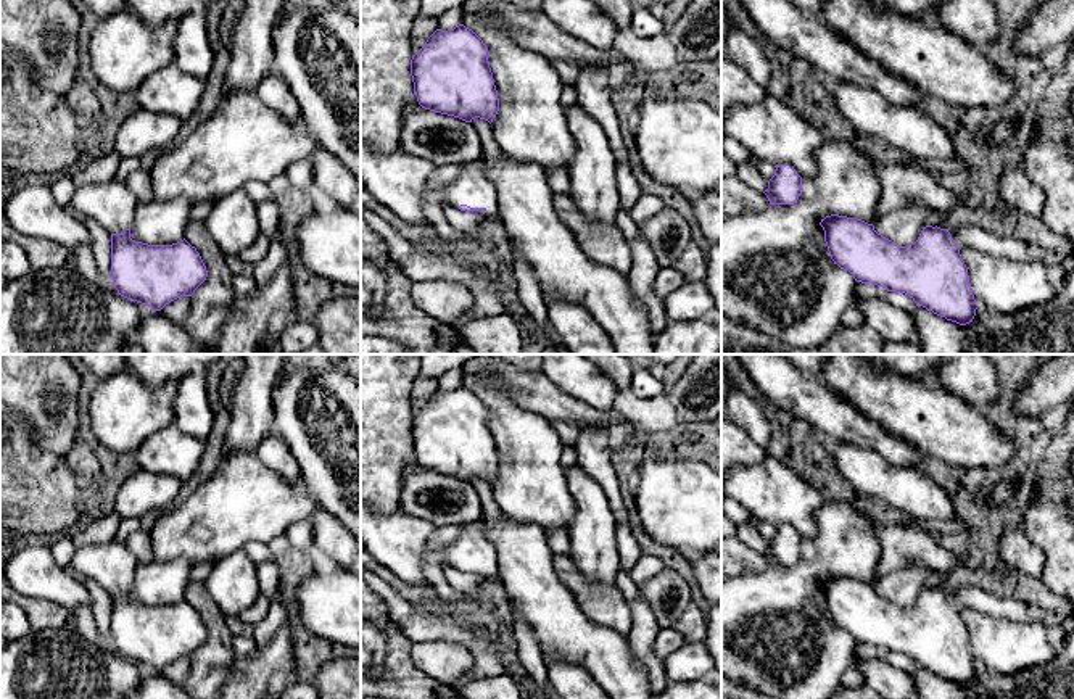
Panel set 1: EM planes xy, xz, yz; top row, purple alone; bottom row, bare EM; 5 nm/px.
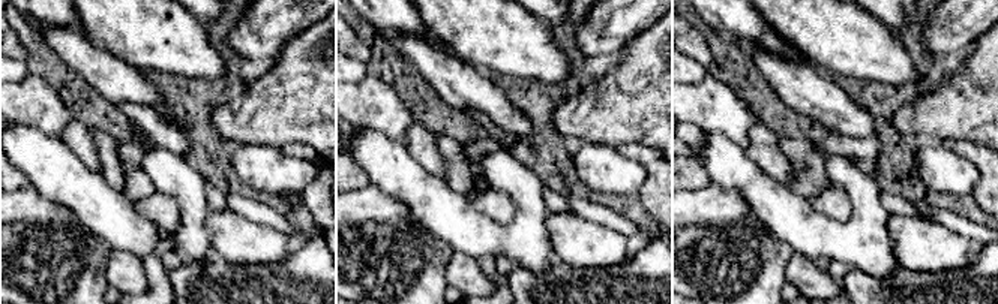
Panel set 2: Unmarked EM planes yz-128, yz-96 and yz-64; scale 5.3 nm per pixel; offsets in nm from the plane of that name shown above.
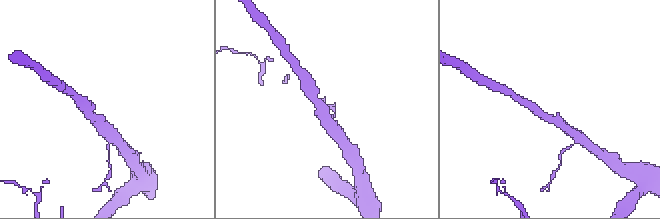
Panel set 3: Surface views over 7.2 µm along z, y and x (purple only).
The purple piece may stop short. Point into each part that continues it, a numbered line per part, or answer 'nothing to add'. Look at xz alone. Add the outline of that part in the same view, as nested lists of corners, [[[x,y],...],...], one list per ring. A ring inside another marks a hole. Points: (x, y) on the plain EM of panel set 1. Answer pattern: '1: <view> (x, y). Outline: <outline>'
1: xz (470, 548). Outline: [[[477,522],[462,523],[457,538],[435,551],[435,557],[456,569],[467,565],[472,575],[498,577],[498,551]]]

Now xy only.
1: xy (111, 566). Outline: [[[113,541],[98,546],[79,546],[74,557],[74,570],[98,583],[109,596],[124,594],[132,586],[135,556],[124,543]]]

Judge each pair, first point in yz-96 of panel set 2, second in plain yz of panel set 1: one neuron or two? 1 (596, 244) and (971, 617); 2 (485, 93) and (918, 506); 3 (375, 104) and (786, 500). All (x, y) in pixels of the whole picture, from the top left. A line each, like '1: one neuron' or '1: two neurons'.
1: one neuron
2: one neuron
3: one neuron

